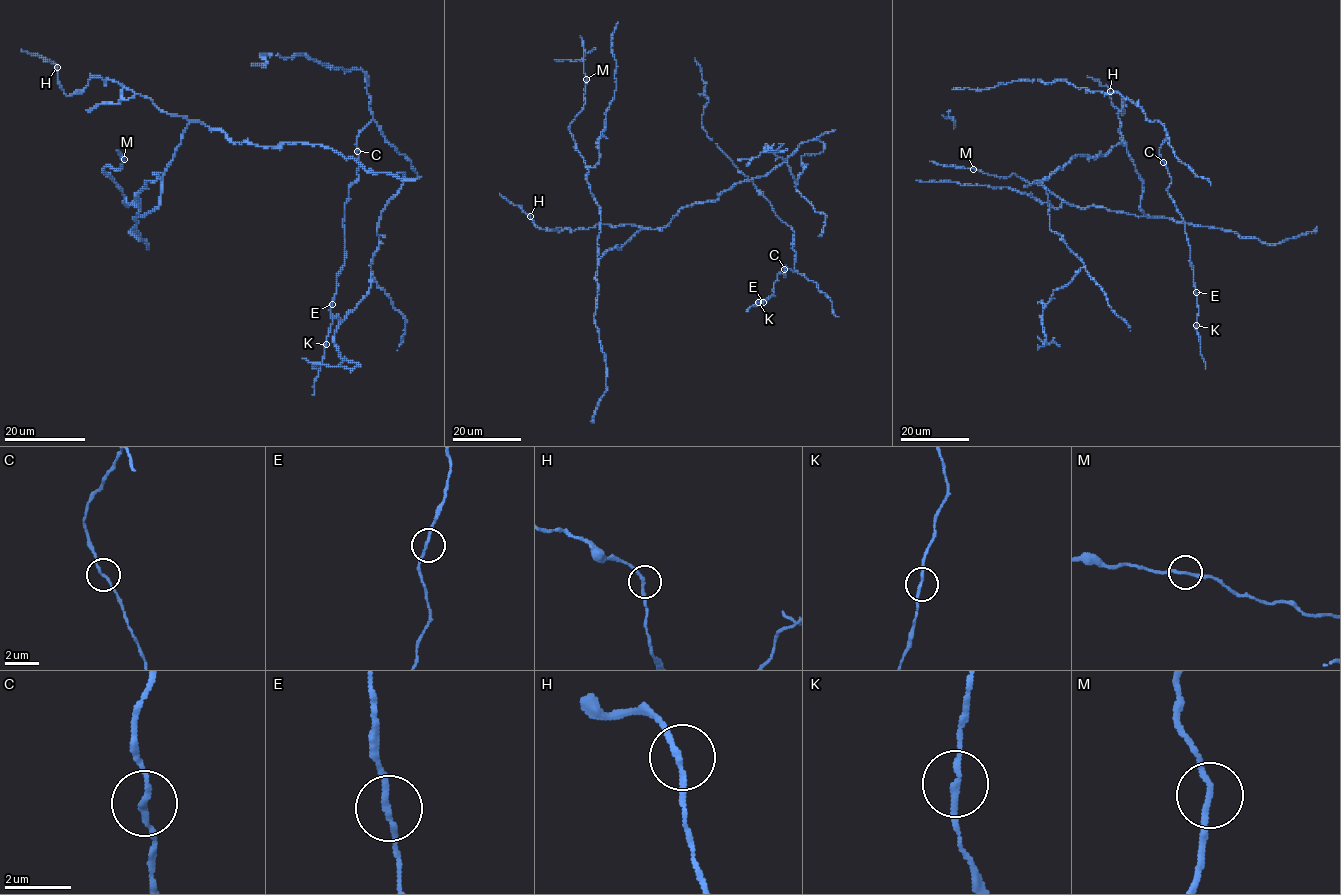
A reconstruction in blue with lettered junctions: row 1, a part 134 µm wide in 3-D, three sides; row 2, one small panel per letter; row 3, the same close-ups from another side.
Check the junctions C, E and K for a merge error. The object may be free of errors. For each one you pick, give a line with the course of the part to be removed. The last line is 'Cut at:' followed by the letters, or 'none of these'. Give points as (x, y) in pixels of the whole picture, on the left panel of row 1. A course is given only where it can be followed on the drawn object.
Cut at: K

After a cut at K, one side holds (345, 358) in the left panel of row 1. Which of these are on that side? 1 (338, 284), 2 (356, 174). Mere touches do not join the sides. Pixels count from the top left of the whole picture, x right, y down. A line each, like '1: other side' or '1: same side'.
1: other side
2: other side

